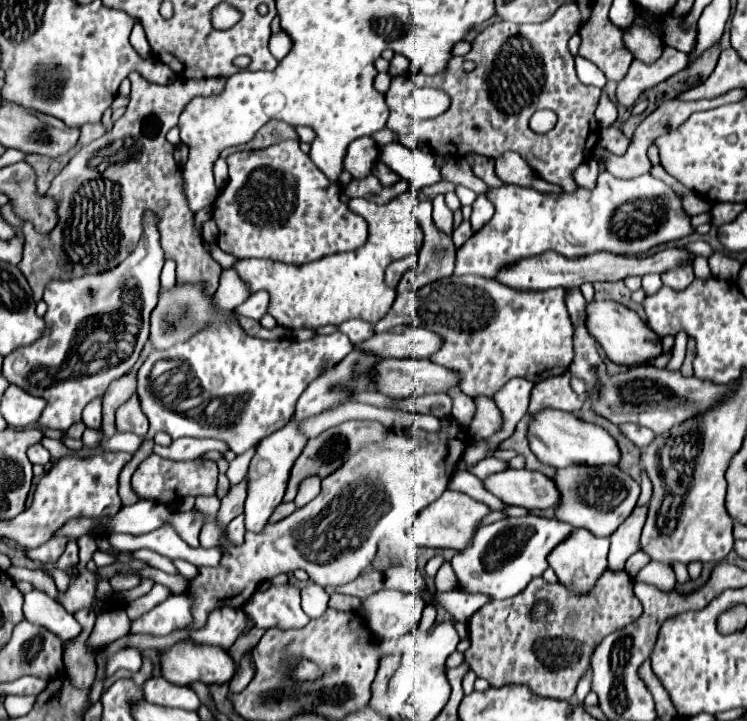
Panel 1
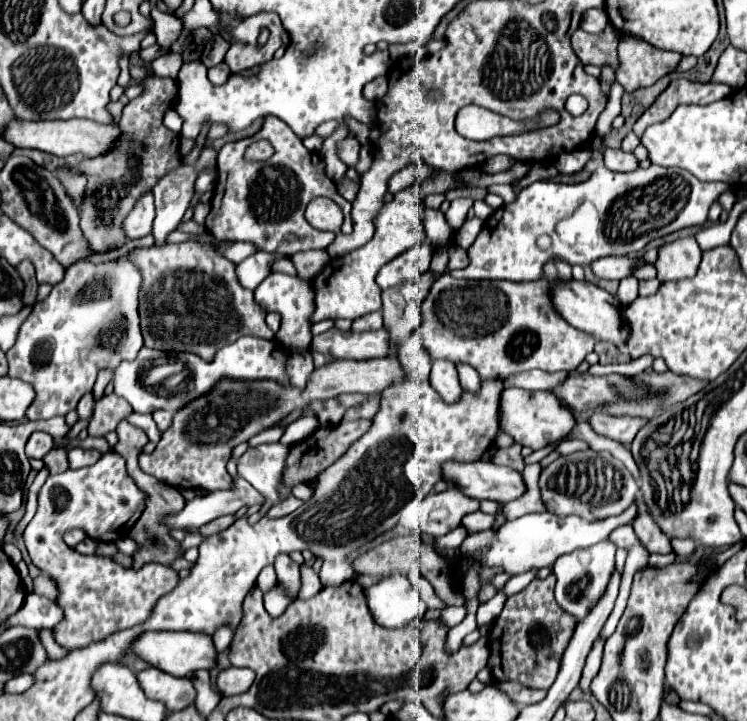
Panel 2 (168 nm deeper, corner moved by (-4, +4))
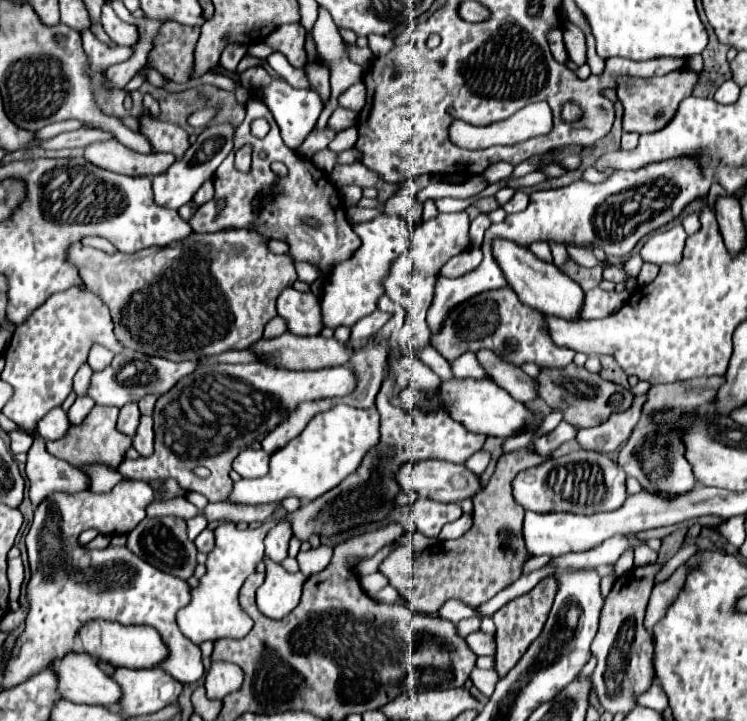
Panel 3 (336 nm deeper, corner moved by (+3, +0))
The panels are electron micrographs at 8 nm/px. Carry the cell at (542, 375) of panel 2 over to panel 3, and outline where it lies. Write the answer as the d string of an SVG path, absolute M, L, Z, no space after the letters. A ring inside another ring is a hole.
M465 353L463 357L459 355L457 359L451 361L451 367L453 367L453 375L459 377L459 379L467 379L467 377L483 379L483 377L487 377L487 373L485 373L483 367L479 365L475 353Z

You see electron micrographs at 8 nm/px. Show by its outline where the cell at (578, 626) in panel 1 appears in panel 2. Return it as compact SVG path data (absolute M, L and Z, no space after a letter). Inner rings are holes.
M554 573L546 579L534 577L526 589L506 599L502 613L492 621L488 633L490 657L486 667L494 679L520 679L530 689L548 689L556 681L560 671L560 655L564 655L574 635L576 621L556 603L554 583Z

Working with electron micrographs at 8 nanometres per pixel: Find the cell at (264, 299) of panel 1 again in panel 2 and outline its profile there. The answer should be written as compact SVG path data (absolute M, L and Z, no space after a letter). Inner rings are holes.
M270 273L262 283L260 287L254 291L254 299L256 303L266 311L274 311L282 317L282 323L280 323L280 331L276 333L276 339L280 343L284 343L286 349L290 351L308 351L310 343L312 343L312 335L310 335L310 315L312 315L312 297L314 297L314 291L312 291L312 283L308 281L302 281L298 277L290 277L290 275L284 275L284 273Z

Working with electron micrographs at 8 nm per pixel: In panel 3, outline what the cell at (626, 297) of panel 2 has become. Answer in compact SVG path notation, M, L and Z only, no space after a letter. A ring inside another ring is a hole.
M591 289L585 293L585 301L581 307L581 319L599 319L607 317L611 313L617 313L629 295L615 293L615 291L603 291L603 289Z

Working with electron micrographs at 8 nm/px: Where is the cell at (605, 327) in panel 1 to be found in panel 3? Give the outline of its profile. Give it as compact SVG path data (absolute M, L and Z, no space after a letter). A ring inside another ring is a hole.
M493 239L493 257L497 259L497 265L503 271L507 285L517 293L521 303L545 315L577 319L583 303L583 289L573 279L569 279L561 269L557 269L553 263L545 263L537 259L527 247L503 239Z

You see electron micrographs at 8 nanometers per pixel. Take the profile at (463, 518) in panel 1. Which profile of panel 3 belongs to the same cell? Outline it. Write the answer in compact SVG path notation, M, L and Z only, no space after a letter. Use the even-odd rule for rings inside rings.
M417 497L411 503L411 519L419 533L425 537L437 537L445 523L451 523L461 517L461 507L457 503L439 503L431 499Z

